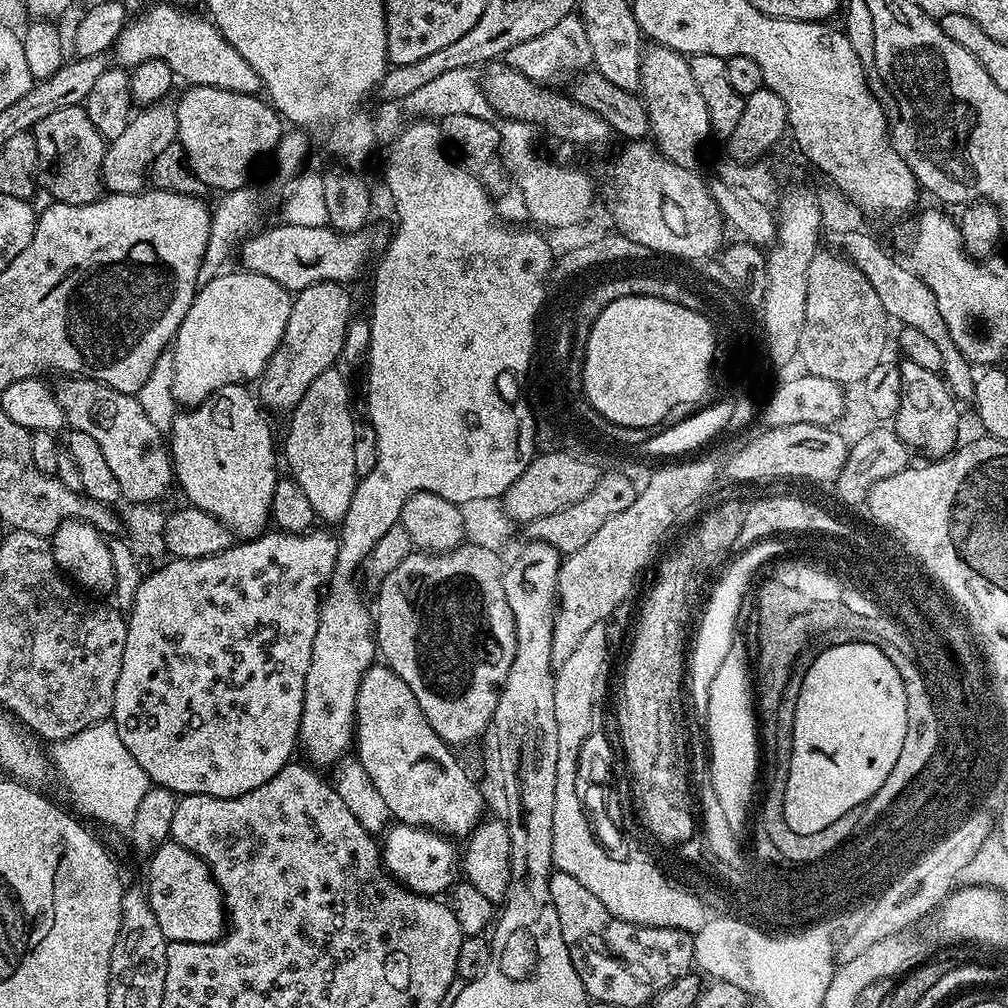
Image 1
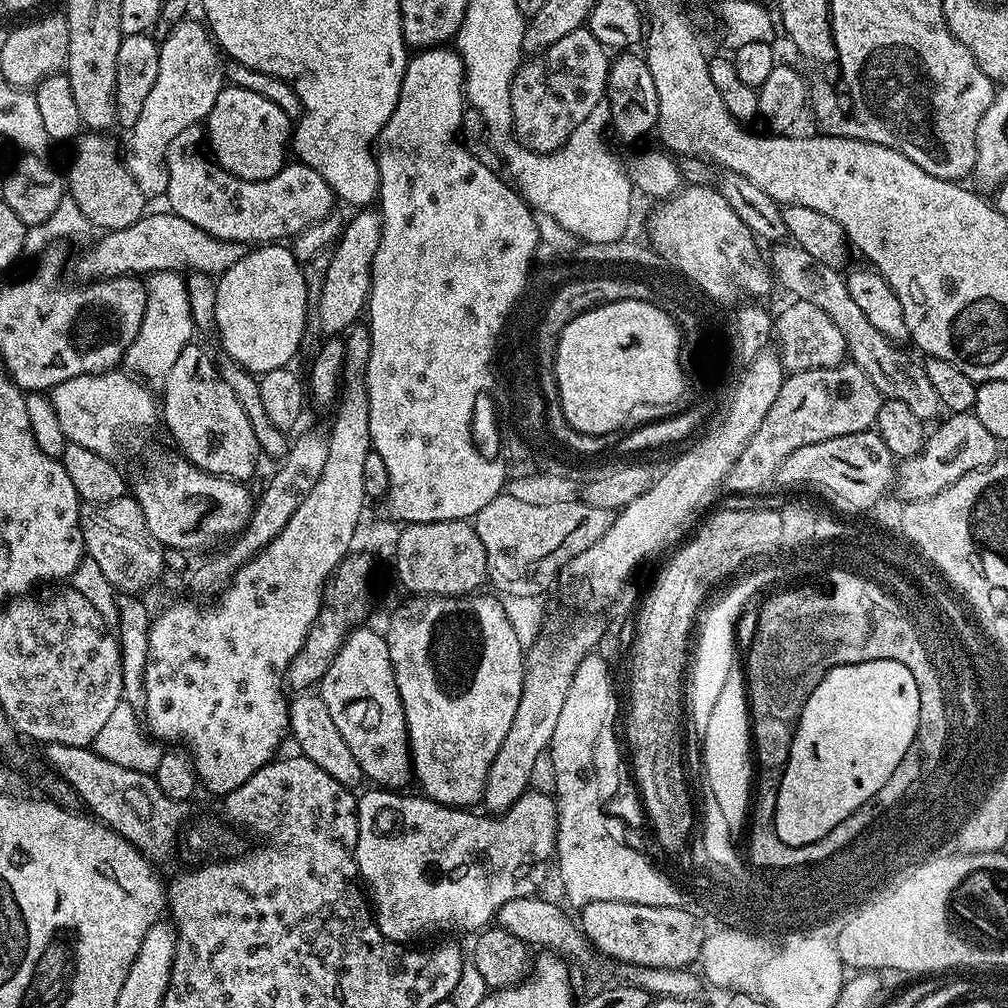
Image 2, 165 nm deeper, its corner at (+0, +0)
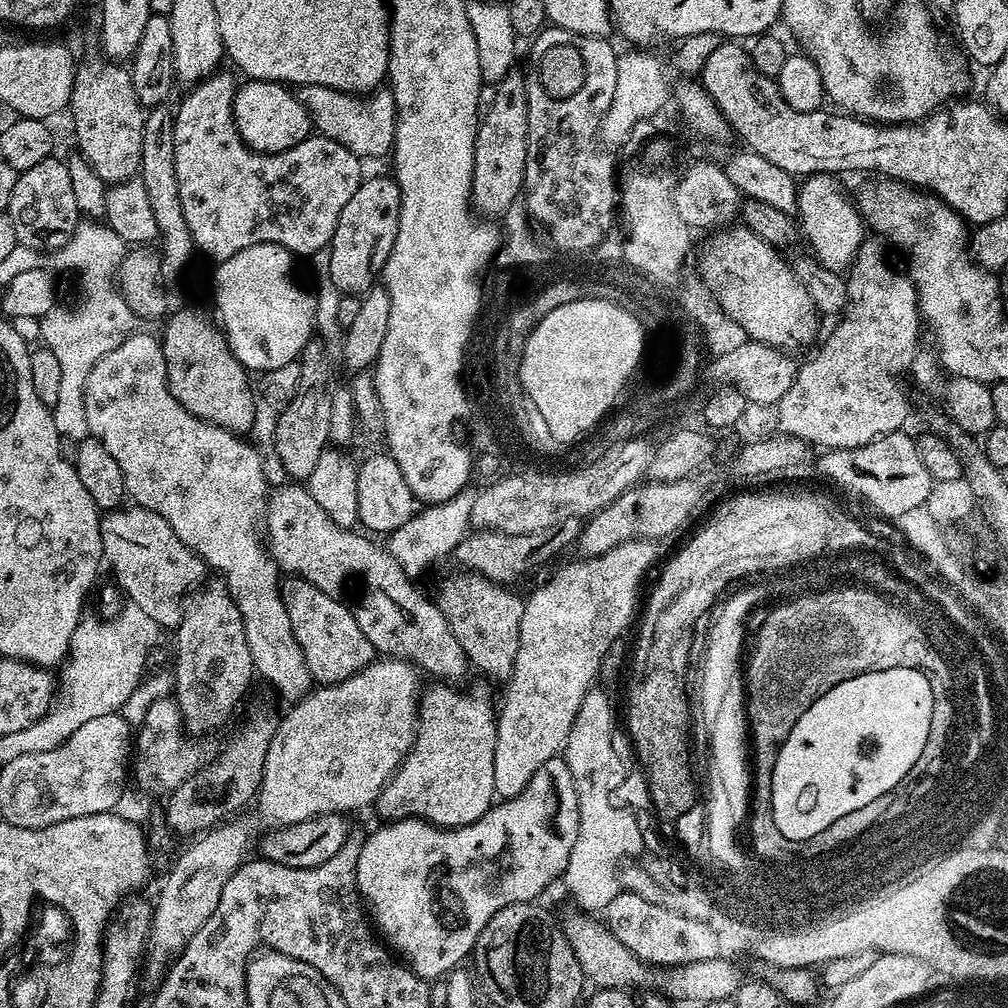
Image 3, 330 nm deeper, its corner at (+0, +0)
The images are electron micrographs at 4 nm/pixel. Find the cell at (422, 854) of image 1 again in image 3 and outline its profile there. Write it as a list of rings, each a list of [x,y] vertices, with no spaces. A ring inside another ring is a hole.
[[[557,758],[538,766],[534,778],[530,778],[530,782],[524,787],[522,794],[493,803],[488,813],[482,818],[478,818],[478,822],[473,824],[467,824],[461,828],[440,828],[437,824],[428,824],[424,820],[394,820],[380,826],[384,828],[378,829],[377,832],[369,831],[362,850],[358,854],[356,889],[360,892],[363,903],[370,913],[371,923],[378,929],[379,935],[399,953],[403,963],[407,964],[412,971],[417,972],[423,980],[435,982],[438,979],[437,981],[439,981],[441,978],[447,977],[452,969],[461,967],[467,956],[469,959],[473,955],[476,940],[482,934],[486,922],[490,922],[490,918],[494,918],[494,914],[498,914],[498,910],[511,904],[527,904],[535,901],[555,880],[557,883],[563,877],[565,870],[568,869],[570,854],[574,850],[574,842],[578,842],[579,825],[580,807],[578,806],[578,790],[574,786],[574,774],[570,774],[570,766],[566,766],[564,759]]]

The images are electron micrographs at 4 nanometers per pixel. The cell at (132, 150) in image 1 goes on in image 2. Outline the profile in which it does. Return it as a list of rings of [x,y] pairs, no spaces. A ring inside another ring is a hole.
[[[185,18],[178,22],[170,32],[169,38],[159,43],[158,78],[154,78],[154,86],[150,89],[150,95],[146,97],[138,122],[134,122],[134,126],[127,129],[128,141],[122,144],[122,159],[126,170],[146,198],[163,197],[167,193],[170,174],[166,166],[166,150],[170,150],[170,142],[174,142],[174,137],[182,134],[186,126],[207,121],[218,94],[226,87],[226,64],[222,59],[222,53],[216,41],[212,39],[212,33],[199,19],[197,20]]]

